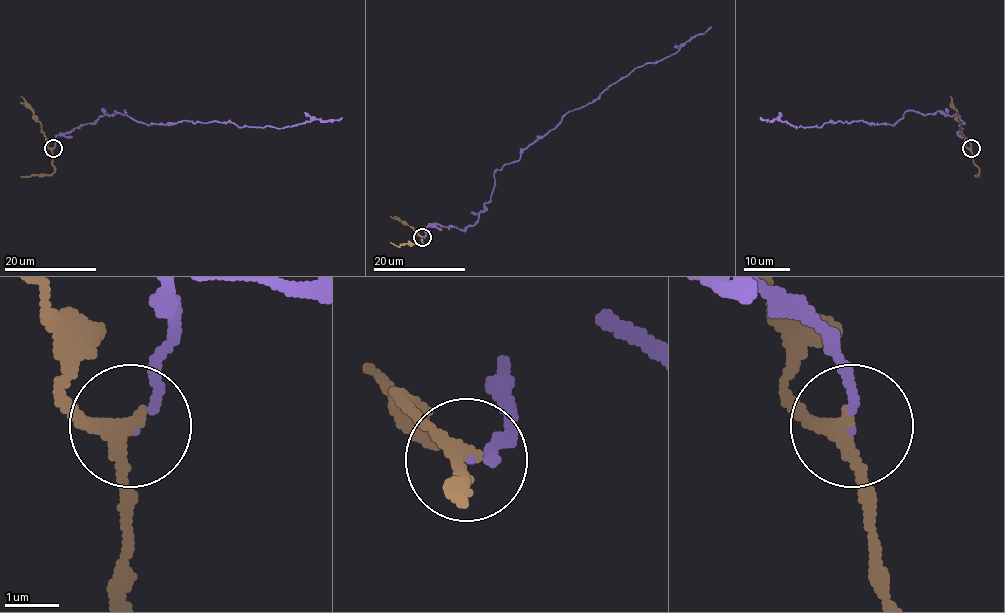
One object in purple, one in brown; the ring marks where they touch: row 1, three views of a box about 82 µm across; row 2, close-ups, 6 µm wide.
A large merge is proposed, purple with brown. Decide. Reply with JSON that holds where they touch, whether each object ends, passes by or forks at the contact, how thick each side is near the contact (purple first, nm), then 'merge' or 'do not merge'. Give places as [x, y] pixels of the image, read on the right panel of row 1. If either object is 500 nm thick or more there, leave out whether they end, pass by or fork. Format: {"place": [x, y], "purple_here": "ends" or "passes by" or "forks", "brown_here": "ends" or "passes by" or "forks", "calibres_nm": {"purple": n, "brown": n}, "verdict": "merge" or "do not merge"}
{"place": [971, 148], "purple_here": "ends", "brown_here": "passes by", "calibres_nm": {"purple": 130, "brown": 240}, "verdict": "merge"}

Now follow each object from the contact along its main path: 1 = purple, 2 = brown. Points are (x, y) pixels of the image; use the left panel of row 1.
1: (53, 149), (59, 135), (115, 111), (147, 124), (234, 122), (276, 128), (342, 117)
2: (53, 149), (47, 145), (33, 109), (21, 96)

